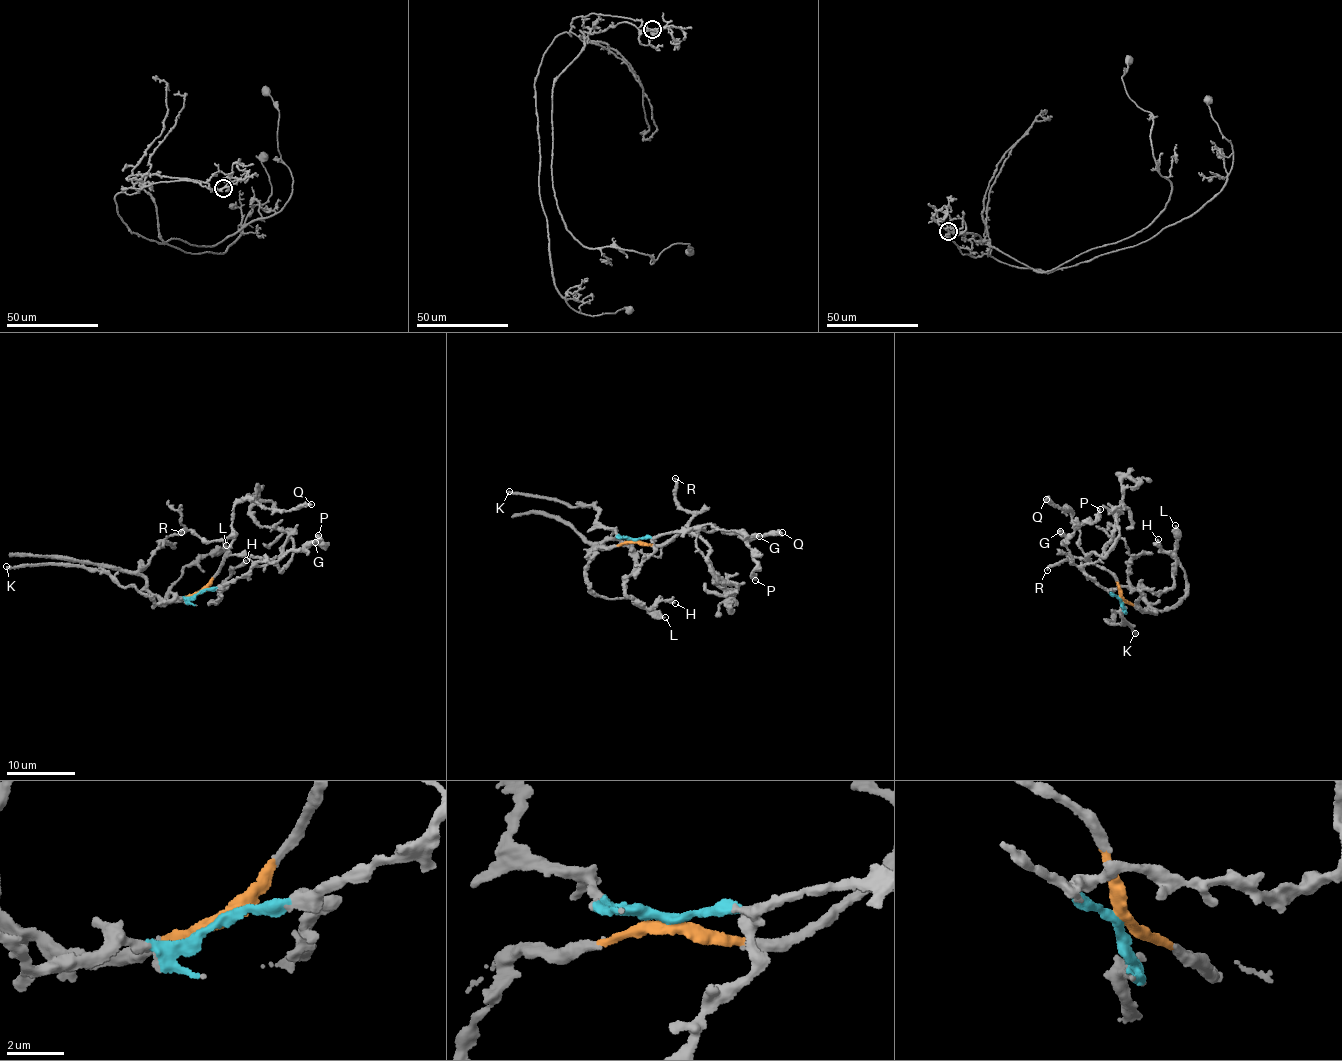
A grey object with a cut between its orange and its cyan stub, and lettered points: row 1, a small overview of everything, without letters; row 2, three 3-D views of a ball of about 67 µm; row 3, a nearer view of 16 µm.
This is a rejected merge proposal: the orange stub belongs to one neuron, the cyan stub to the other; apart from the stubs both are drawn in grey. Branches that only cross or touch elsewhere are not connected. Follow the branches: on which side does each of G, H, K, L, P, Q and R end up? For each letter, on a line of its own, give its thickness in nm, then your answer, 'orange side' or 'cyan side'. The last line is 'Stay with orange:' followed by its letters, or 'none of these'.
G: 440 nm | cyan side
H: 400 nm | cyan side
K: 280 nm | cyan side
L: 280 nm | orange side
P: 240 nm | cyan side
Q: 440 nm | orange side
R: 320 nm | orange side
Stay with orange: L, Q, R

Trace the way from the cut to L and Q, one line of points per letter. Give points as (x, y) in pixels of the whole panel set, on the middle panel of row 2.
L: (633, 540), (598, 547), (587, 565), (589, 588), (607, 599), (631, 597), (665, 617)
Q: (633, 540), (663, 543), (682, 532), (700, 529), (710, 533), (739, 533), (744, 539), (782, 533)

